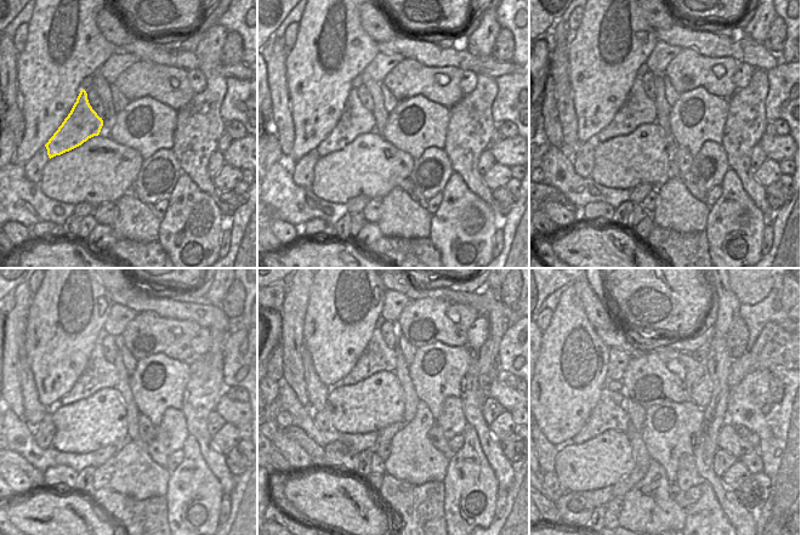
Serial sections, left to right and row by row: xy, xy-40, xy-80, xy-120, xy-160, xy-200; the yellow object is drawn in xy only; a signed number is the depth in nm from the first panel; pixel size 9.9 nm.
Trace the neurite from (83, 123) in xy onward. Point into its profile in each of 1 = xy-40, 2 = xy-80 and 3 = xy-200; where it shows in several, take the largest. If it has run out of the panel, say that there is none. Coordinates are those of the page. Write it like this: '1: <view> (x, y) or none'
1: xy-40 (354, 120)
2: xy-80 (626, 120)
3: xy-200 (606, 415)

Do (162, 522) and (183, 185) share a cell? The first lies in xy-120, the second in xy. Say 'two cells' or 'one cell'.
one cell

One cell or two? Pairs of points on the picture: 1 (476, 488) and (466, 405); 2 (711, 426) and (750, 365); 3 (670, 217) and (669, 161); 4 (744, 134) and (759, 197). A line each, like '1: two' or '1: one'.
1: two
2: two
3: two
4: one

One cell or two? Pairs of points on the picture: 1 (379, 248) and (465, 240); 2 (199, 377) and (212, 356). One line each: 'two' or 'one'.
1: one
2: one

